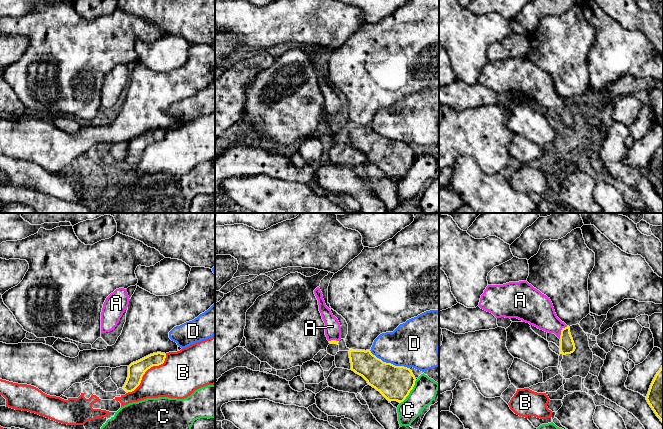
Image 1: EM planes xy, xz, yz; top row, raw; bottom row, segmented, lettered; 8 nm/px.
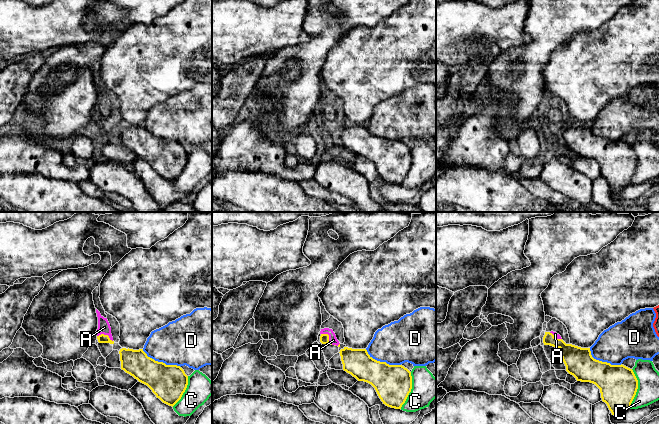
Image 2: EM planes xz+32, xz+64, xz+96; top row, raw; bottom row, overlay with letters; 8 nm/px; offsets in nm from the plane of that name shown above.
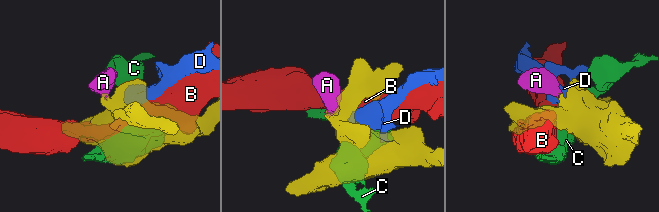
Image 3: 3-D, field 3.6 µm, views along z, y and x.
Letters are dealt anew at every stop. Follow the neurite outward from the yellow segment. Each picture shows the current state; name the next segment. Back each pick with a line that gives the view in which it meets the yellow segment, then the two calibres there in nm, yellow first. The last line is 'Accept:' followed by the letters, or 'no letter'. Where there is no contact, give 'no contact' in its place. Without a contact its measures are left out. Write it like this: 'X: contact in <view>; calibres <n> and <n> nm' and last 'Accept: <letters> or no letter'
A: contact in yz; calibres 120 and 240 nm
Accept: A

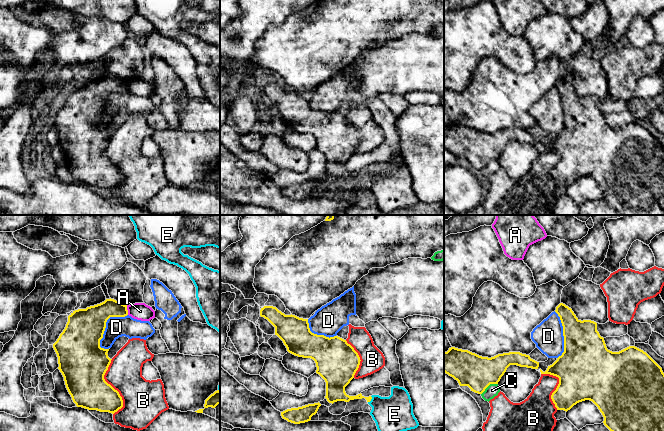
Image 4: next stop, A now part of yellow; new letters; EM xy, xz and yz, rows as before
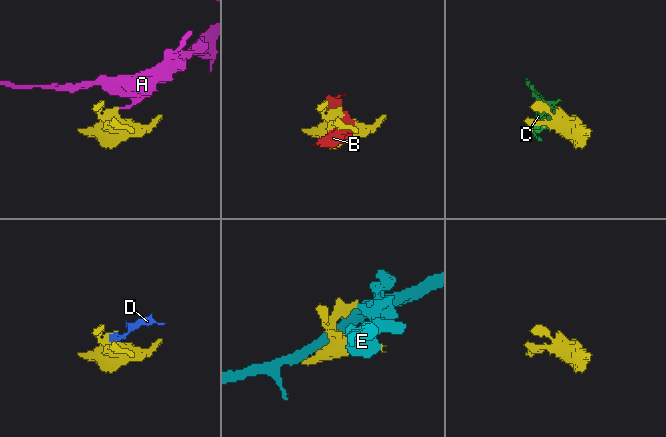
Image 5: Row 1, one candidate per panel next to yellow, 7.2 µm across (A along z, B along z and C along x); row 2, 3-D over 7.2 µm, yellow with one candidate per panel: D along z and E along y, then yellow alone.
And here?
Accept: no letter

